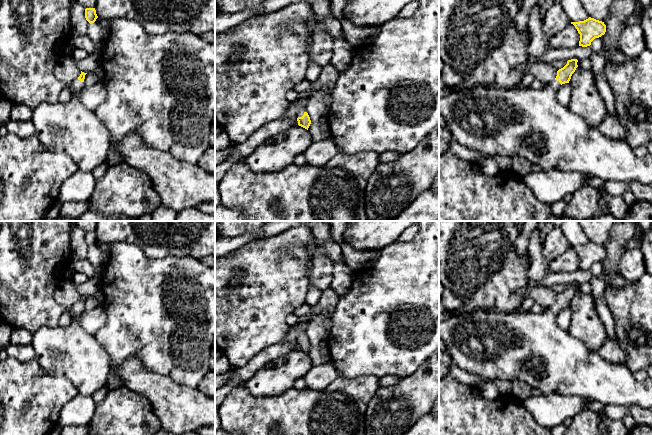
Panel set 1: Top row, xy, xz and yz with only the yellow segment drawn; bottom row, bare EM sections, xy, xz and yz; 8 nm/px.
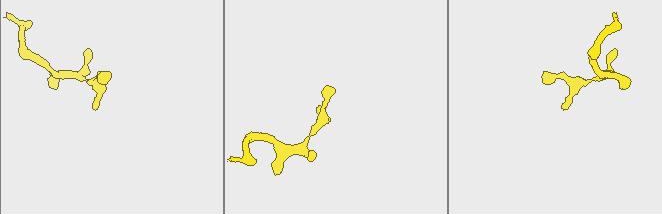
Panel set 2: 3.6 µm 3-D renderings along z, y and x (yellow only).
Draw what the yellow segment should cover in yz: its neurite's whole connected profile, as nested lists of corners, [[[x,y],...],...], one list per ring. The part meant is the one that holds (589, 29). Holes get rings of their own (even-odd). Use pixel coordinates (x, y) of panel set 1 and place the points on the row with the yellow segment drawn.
[[[589,17],[584,21],[571,22],[580,34],[579,46],[587,47],[595,38],[599,38],[606,32],[604,22]]]

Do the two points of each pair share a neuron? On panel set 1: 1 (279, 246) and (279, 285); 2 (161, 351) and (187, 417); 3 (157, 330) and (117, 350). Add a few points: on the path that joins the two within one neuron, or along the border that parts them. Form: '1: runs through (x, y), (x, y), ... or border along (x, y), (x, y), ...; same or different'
1: runs through (279, 256), (279, 275); same
2: border along (150, 371), (168, 376), (178, 383), (194, 388); different
3: runs through (147, 330), (137, 330), (127, 340); same

